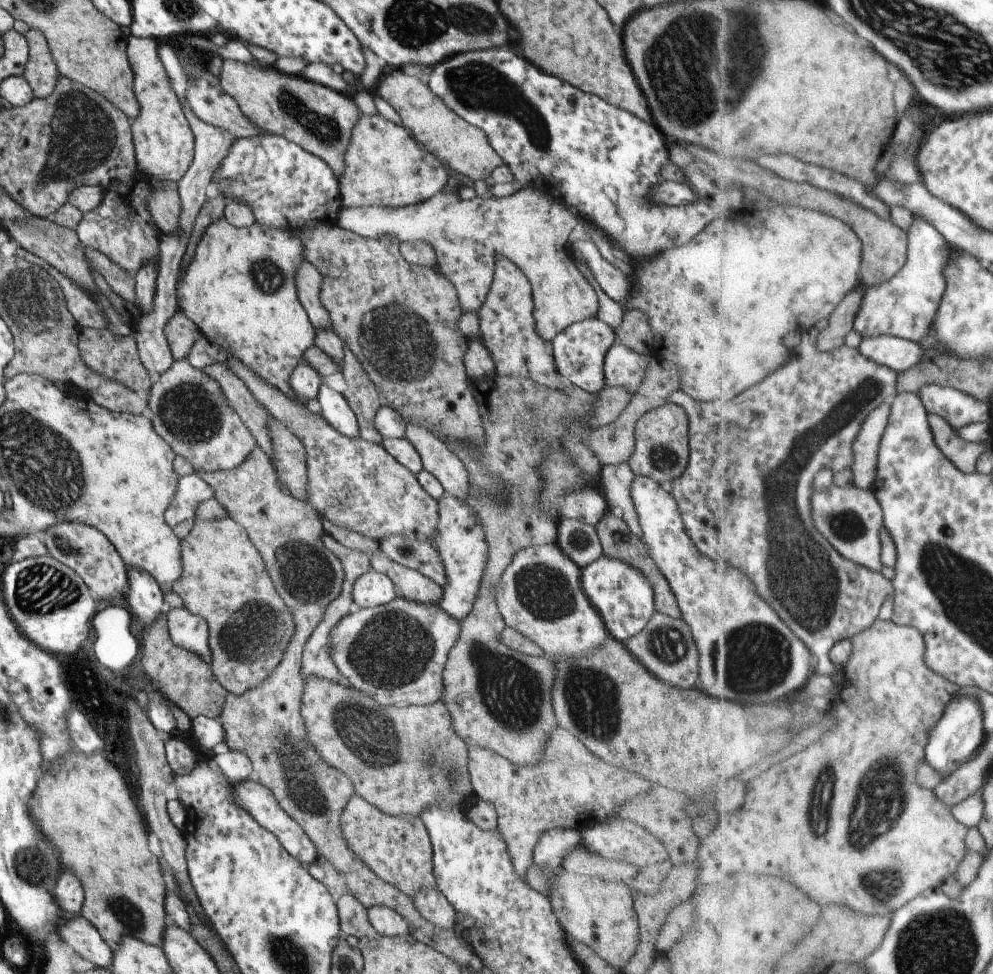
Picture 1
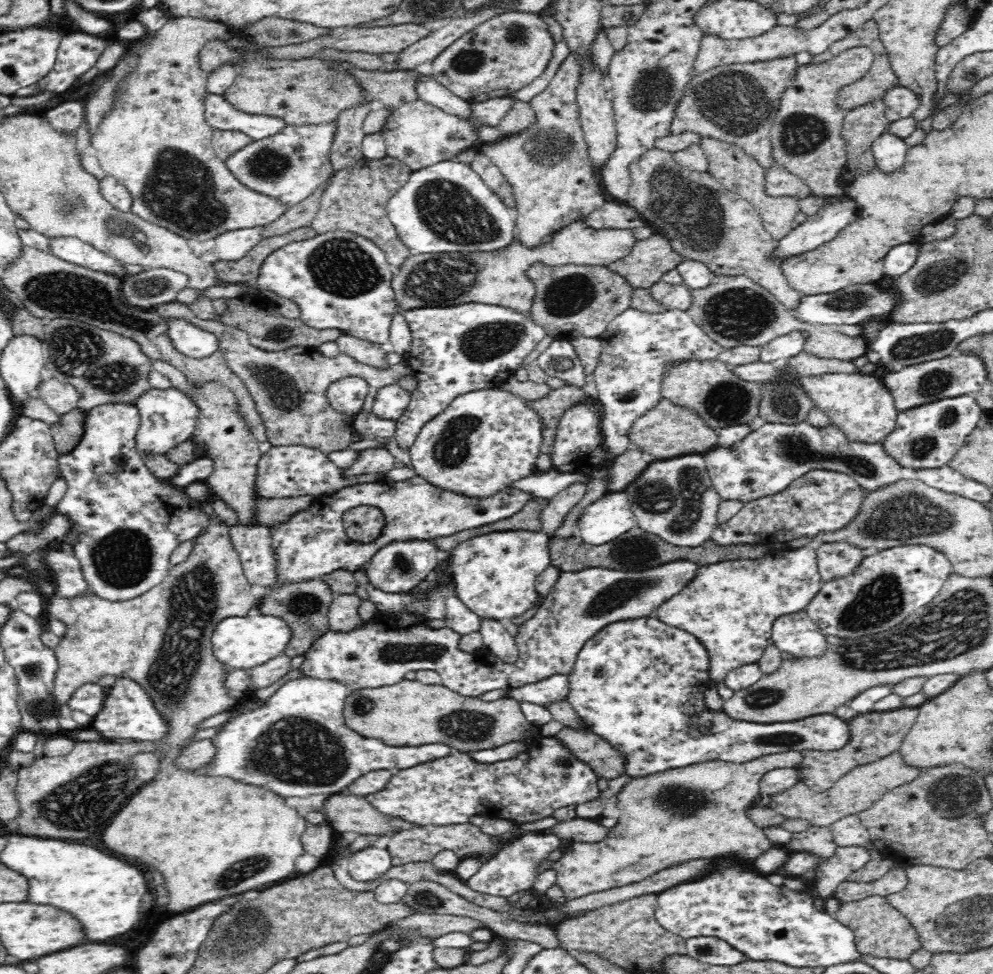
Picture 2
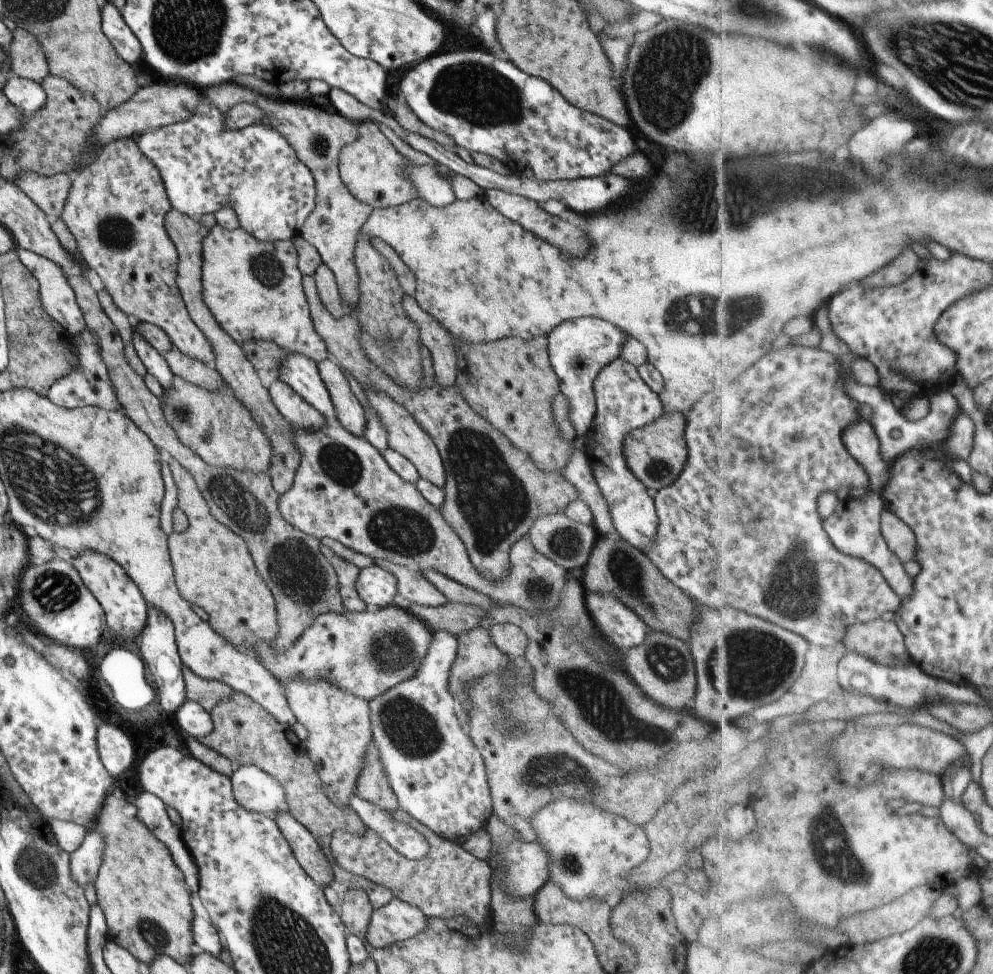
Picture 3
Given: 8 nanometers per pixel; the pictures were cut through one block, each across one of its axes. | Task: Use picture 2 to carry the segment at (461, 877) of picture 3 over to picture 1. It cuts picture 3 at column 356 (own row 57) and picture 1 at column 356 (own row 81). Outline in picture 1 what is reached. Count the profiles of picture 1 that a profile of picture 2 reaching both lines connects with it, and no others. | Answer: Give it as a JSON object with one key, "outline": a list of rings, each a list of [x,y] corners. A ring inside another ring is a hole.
{"outline":[[[353,792],[340,814],[339,830],[347,848],[387,886],[400,890],[410,899],[419,888],[435,886],[429,837],[419,817],[381,812]]]}

